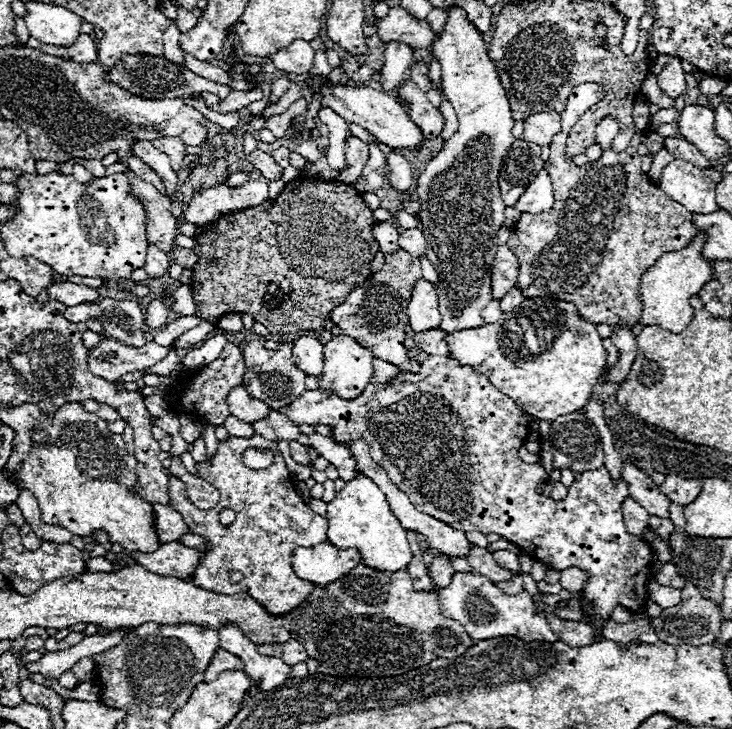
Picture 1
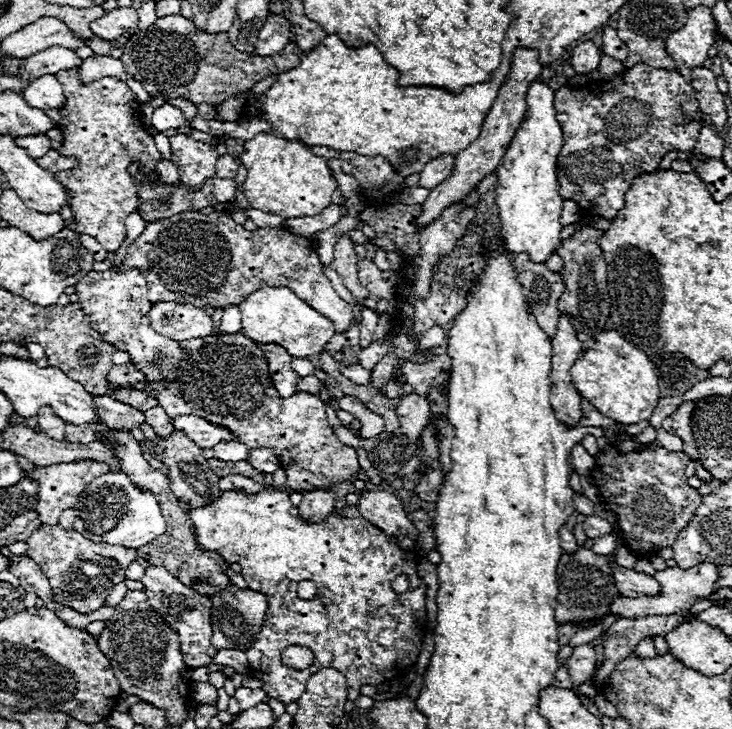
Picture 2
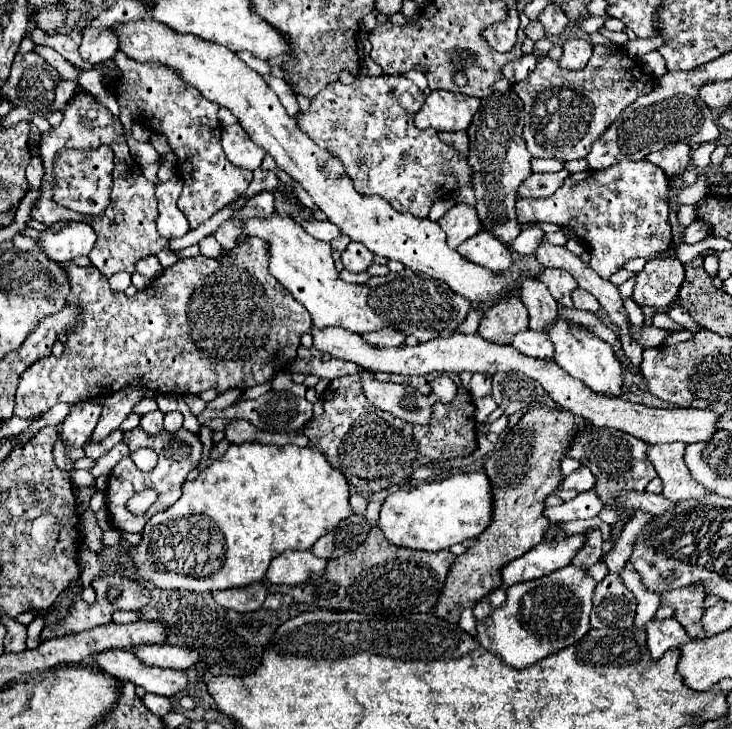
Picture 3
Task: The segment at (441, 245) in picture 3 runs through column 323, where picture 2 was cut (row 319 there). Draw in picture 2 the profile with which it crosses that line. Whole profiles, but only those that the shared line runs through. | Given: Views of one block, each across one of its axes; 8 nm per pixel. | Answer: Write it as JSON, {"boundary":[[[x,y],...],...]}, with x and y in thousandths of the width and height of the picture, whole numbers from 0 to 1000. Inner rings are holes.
{"boundary":[[[216,414],[208,417],[202,439],[210,455],[232,466],[262,466],[276,464],[290,455],[290,436],[262,417],[243,414]]]}

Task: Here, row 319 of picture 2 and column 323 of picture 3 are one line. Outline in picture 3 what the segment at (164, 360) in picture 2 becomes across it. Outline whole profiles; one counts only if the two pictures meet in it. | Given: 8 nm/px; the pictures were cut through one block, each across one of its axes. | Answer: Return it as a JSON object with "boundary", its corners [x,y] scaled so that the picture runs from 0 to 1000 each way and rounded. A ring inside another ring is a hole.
{"boundary":[[[489,104],[478,118],[448,115],[432,134],[426,134],[418,154],[407,154],[407,173],[426,189],[434,200],[456,211],[467,225],[473,239],[481,244],[484,258],[497,269],[522,269],[544,291],[560,291],[563,296],[579,299],[587,283],[628,258],[645,258],[648,233],[634,217],[626,217],[617,200],[601,195],[596,178],[571,178],[563,170],[566,156],[579,143],[579,129],[552,104]]]}

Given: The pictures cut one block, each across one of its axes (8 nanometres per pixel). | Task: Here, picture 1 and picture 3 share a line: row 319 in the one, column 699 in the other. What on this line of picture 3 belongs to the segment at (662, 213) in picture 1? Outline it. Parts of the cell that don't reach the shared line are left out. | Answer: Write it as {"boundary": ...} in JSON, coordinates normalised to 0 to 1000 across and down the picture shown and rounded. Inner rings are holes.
{"boundary":[[[937,804],[934,809],[913,809],[904,815],[904,829],[921,834],[921,848],[934,859],[945,878],[959,878],[959,842],[962,842],[962,804]]]}

